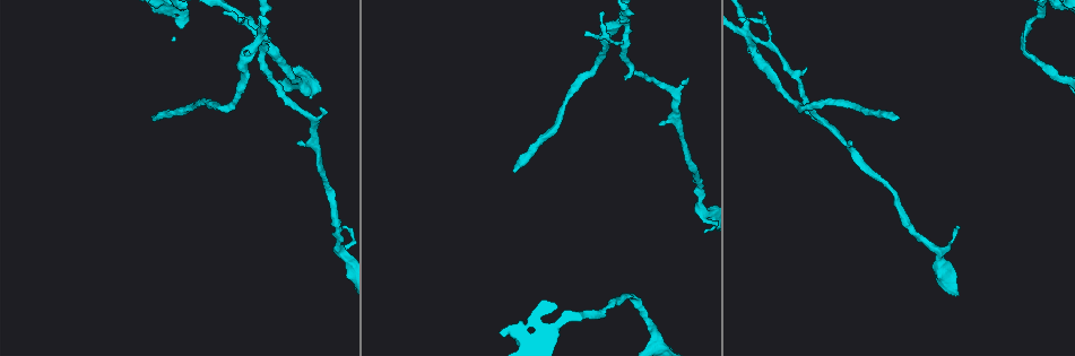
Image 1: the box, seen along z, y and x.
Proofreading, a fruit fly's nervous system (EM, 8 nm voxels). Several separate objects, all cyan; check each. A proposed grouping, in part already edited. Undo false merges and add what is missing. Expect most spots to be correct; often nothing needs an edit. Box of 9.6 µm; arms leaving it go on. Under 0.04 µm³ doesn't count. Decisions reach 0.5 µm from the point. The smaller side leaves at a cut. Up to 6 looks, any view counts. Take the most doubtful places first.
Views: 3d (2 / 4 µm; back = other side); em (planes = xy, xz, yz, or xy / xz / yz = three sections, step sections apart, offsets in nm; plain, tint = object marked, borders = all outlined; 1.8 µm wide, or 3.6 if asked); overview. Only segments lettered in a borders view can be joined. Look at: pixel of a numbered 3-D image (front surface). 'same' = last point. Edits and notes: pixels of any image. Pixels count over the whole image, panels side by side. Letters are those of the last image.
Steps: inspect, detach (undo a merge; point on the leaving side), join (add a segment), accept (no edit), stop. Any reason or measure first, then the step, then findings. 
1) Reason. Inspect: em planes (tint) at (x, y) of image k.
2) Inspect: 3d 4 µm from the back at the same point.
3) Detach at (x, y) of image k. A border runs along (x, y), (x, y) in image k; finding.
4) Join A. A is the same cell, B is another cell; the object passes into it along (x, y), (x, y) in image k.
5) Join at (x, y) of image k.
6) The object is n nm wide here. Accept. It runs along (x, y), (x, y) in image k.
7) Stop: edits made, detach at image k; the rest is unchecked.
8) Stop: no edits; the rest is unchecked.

Four-way junction. Inspect: 3d 2 µm at (752, 39) of image 1.

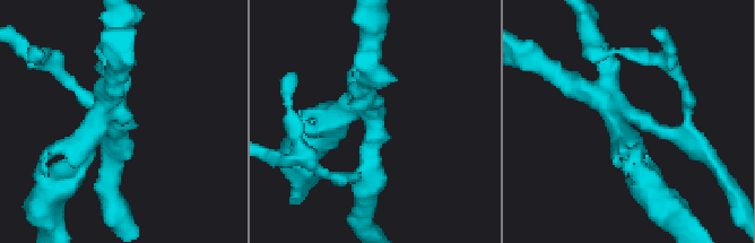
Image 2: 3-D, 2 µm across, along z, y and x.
4 arms meet here; shape alone is not enough. Inspect: em xy step 8 (tint) at (122, 115) of image 2.

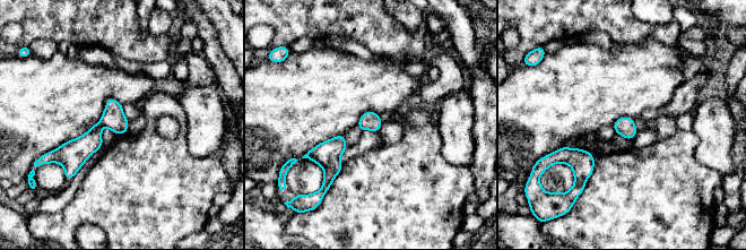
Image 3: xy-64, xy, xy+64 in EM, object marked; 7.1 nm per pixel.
Inspect: em planes (borders) at the same point.

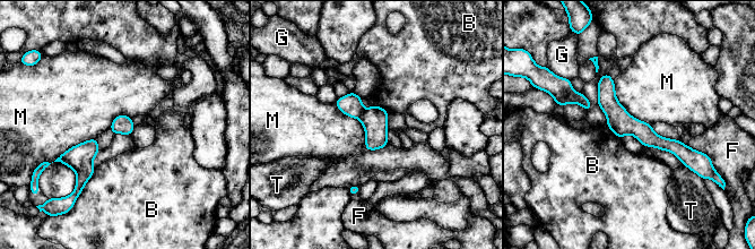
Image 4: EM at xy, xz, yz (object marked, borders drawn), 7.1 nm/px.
The longest contact is with M, 400 nm. Detach at (350, 104) of image 4. B, F, G, M and T are other cells; two neurons meet here.

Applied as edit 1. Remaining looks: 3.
Thick turns thin. Inspect: 3d 4 µm at (295, 79) of image 1.

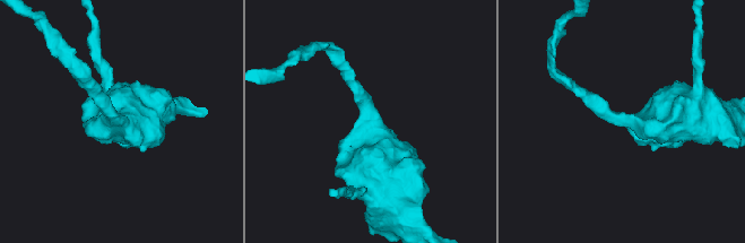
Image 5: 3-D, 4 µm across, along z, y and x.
Now the EM. Inspect: em 3.6 µm xz step 8 (borders) at (619, 116) of image 5.

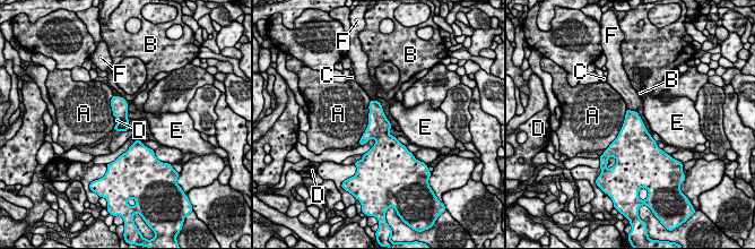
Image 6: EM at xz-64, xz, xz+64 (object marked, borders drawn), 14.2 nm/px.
Inspect: em 3.6 µm planes (borders) at the same point.

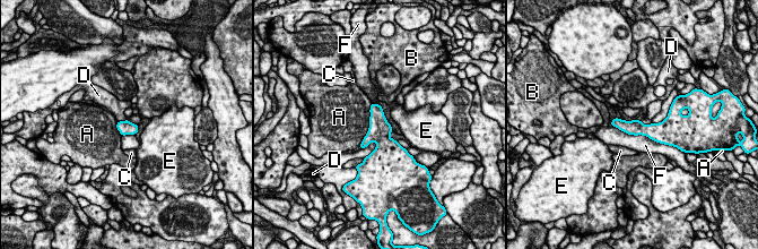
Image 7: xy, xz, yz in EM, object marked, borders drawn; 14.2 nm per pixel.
Accept. A, B, C, D, E and F are other cells; a border runs along (127, 119), (118, 122) in image 7; one neuron here.

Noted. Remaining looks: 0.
Stop: edits made, detach at image 4; the rest is unchecked.

